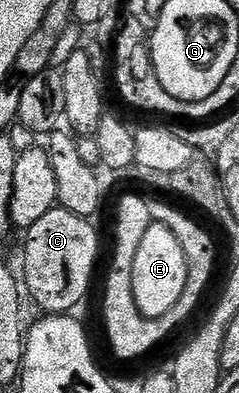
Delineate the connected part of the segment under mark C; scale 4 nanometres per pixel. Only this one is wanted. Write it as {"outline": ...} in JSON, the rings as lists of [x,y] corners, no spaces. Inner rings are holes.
{"outline":[[[59,205],[40,217],[36,224],[27,228],[26,243],[22,247],[22,254],[25,257],[24,273],[28,281],[28,289],[43,312],[47,314],[73,312],[72,309],[87,295],[100,247],[98,233],[92,224],[90,219],[82,218],[70,210],[64,210]]]}

